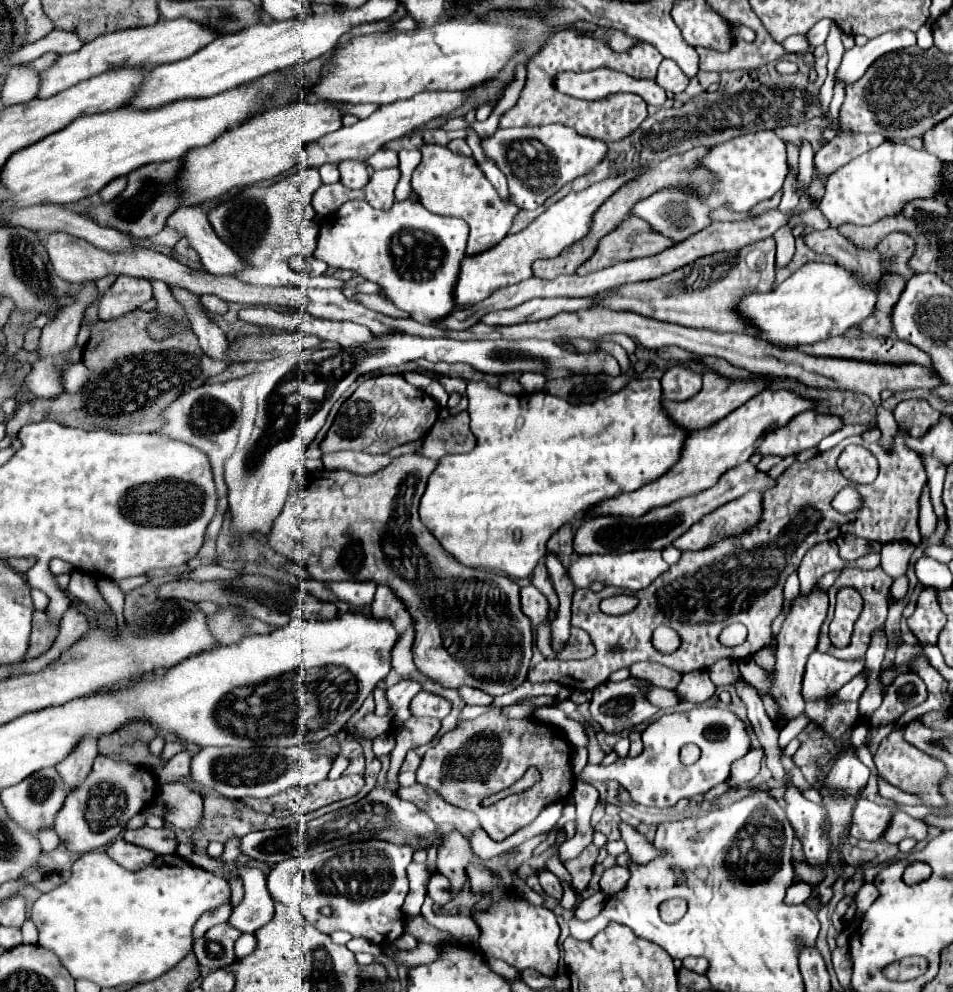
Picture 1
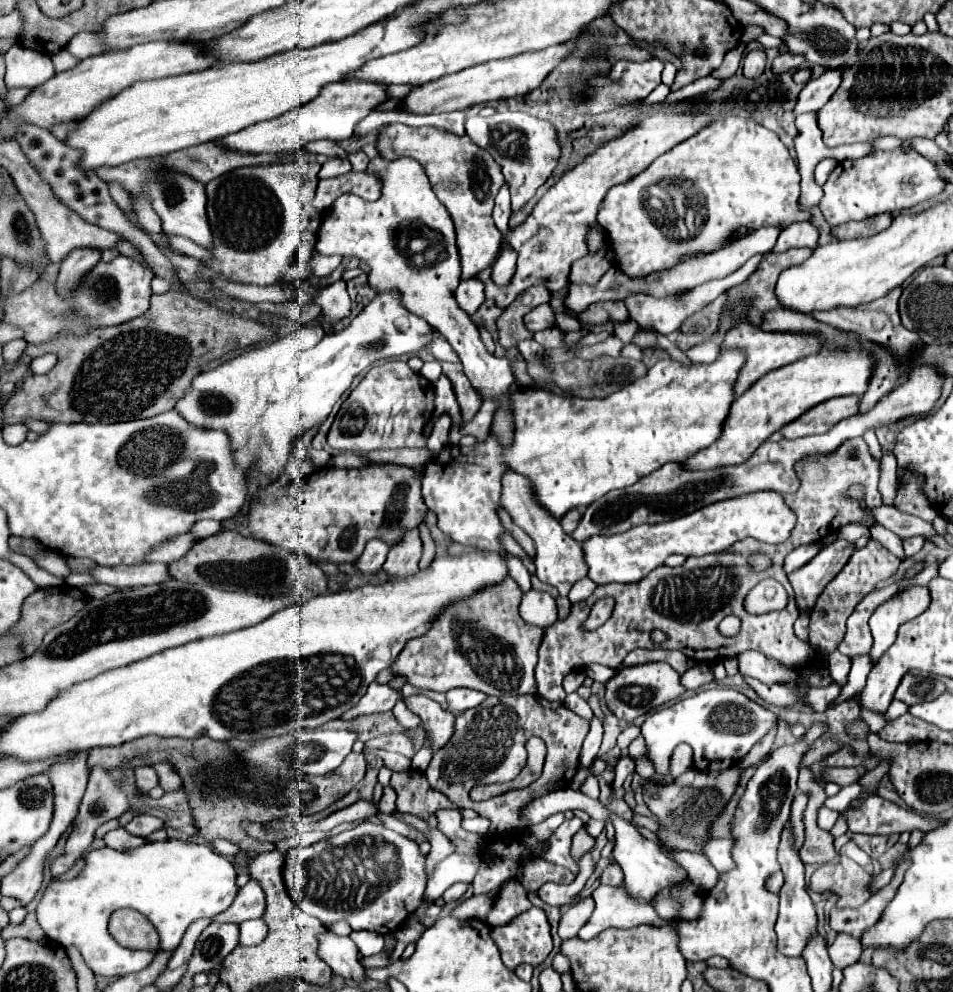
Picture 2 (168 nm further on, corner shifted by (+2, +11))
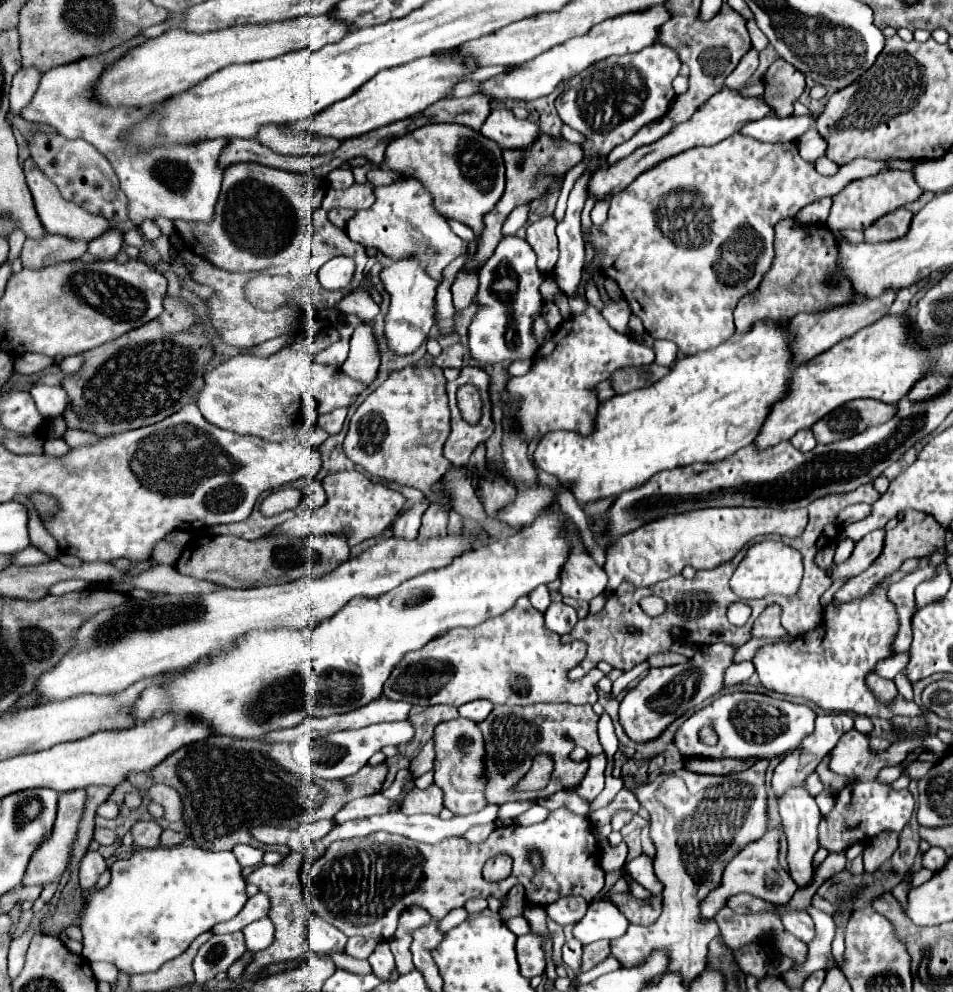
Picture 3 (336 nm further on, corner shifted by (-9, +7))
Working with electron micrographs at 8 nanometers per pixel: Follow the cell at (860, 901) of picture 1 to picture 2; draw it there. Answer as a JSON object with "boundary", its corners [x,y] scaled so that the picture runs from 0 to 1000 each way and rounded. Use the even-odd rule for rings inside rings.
{"boundary":[[[931,876],[931,878],[924,878],[922,882],[918,882],[916,884],[916,900],[920,900],[920,896],[929,894],[937,886],[937,882],[939,882],[939,876]]]}

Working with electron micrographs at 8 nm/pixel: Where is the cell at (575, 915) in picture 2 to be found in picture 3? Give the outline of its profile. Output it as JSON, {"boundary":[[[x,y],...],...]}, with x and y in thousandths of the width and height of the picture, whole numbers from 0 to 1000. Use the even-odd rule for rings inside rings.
{"boundary":[[[604,947],[596,949],[590,955],[590,965],[592,965],[592,971],[600,975],[602,981],[609,981],[609,977],[607,977],[609,975],[609,965],[611,965],[611,953],[609,953],[609,949],[604,949]]]}

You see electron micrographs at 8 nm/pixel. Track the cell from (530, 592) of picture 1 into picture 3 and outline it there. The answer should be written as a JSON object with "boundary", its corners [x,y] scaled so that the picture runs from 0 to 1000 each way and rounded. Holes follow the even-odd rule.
{"boundary":[[[579,606],[577,612],[573,614],[571,618],[571,630],[573,634],[586,638],[586,640],[592,640],[592,638],[598,638],[600,632],[604,630],[607,622],[604,622],[604,616],[602,612],[590,608],[590,606]]]}

